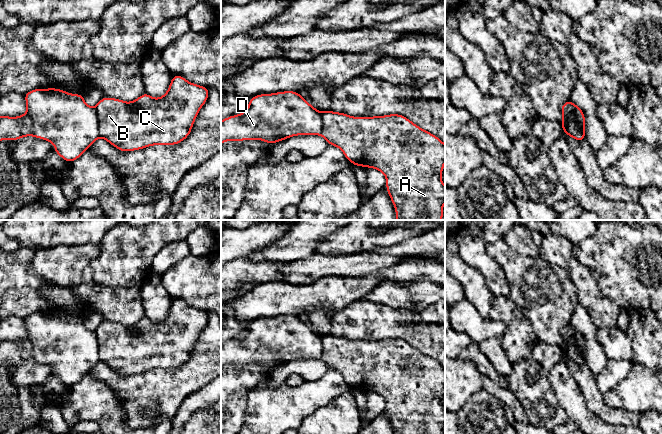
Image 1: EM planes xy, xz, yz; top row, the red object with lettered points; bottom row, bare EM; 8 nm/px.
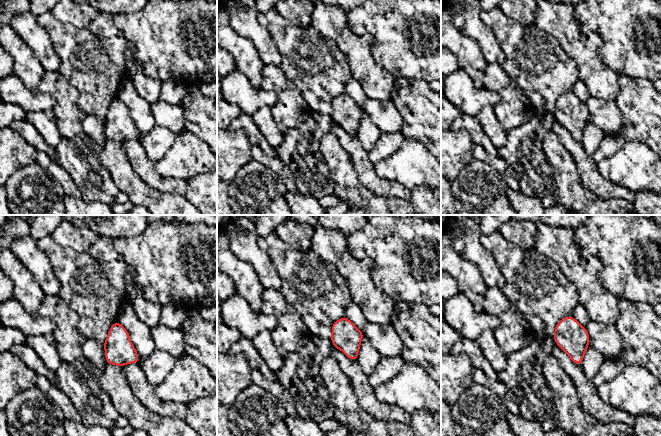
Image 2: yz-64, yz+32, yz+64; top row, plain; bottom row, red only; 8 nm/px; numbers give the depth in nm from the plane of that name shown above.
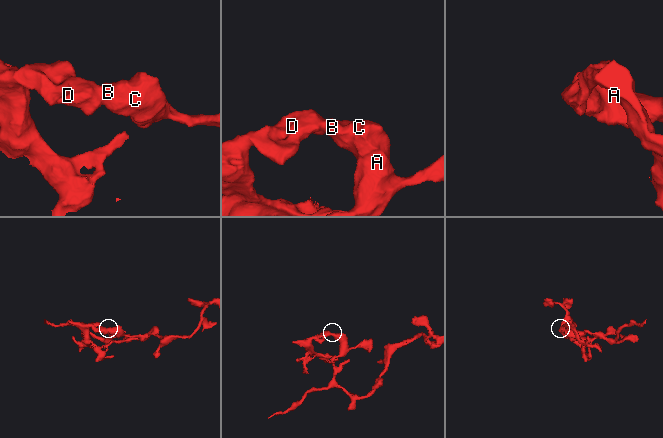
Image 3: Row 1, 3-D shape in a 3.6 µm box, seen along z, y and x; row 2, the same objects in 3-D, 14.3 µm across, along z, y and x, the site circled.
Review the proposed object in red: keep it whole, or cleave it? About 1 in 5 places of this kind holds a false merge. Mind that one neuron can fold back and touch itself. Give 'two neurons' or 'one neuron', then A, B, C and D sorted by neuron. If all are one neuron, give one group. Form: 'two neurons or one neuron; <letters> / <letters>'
two neurons; A B C / D

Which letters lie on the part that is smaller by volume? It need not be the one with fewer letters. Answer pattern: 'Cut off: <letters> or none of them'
Cut off: D

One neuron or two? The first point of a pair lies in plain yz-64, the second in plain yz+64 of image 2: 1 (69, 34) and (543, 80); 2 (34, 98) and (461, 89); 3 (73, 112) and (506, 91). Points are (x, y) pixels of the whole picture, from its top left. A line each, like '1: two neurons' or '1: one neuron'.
1: one neuron
2: one neuron
3: one neuron

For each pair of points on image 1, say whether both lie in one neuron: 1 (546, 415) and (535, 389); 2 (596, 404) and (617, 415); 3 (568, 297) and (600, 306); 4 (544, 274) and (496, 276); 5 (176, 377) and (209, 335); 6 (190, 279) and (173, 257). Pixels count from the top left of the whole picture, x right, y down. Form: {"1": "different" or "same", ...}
{"1": "same", "2": "same", "3": "different", "4": "different", "5": "same", "6": "different"}

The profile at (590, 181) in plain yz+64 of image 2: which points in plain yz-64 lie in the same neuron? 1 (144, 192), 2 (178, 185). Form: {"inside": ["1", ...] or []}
{"inside": ["2"]}

